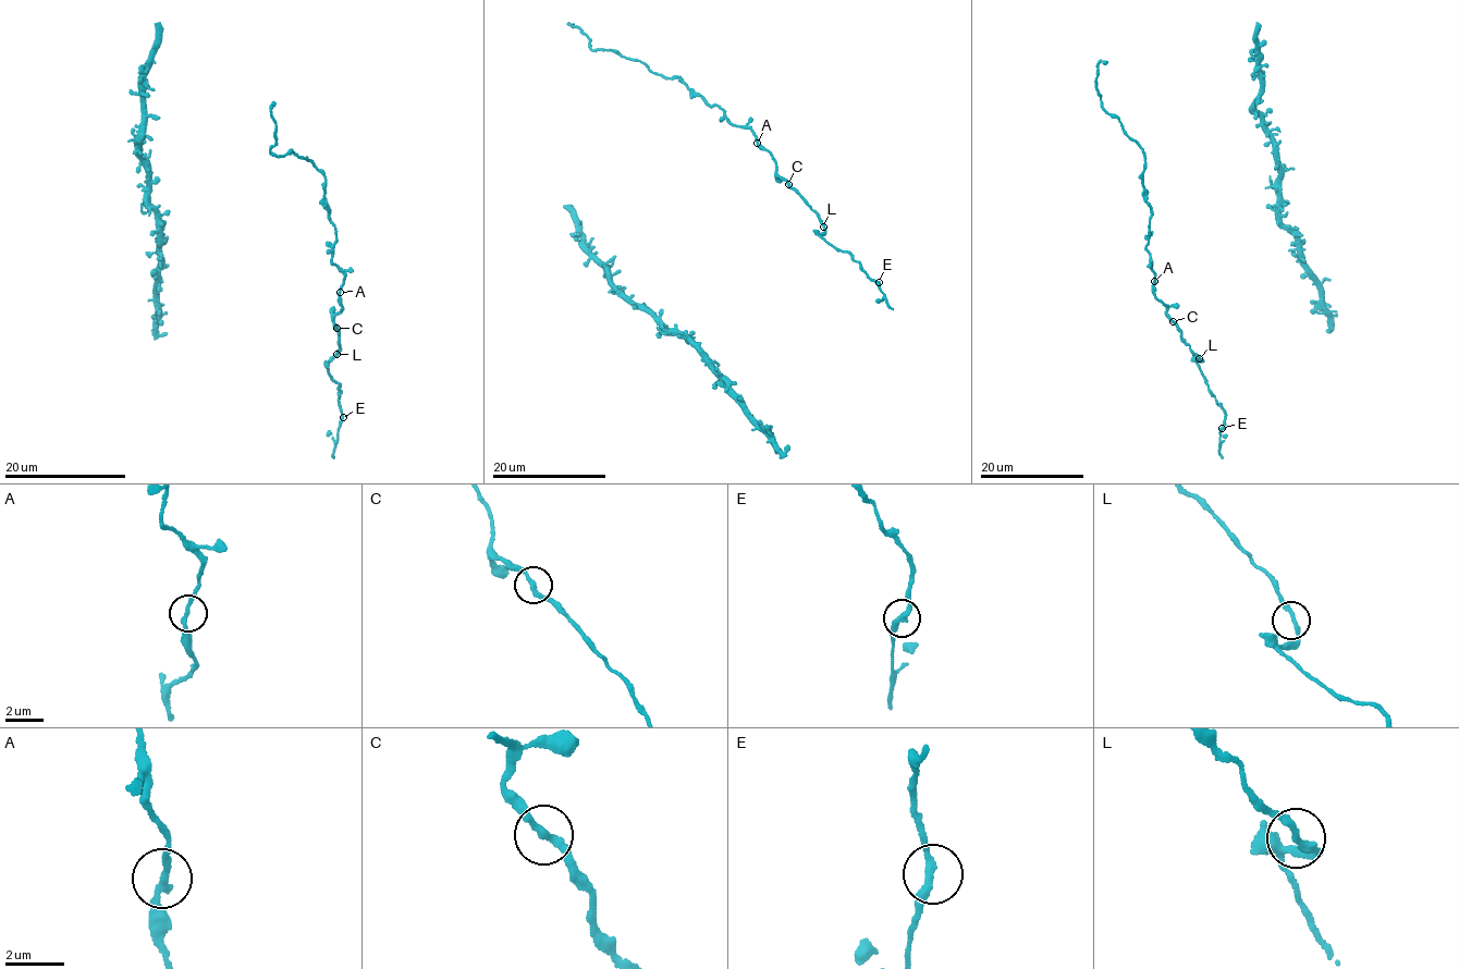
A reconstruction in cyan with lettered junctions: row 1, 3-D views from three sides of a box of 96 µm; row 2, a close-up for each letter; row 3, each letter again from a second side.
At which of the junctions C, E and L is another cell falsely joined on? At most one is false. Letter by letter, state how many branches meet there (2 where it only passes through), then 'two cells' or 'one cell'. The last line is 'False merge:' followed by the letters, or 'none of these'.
C: 2 | one cell
E: 2 | one cell
L: 2 | one cell
False merge: none of these

